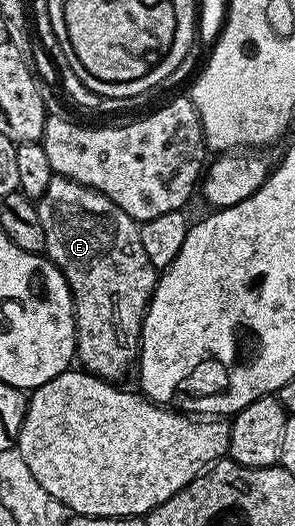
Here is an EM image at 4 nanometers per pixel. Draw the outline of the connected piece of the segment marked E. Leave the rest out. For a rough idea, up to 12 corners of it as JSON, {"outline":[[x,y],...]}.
{"outline":[[54,177],[44,254],[73,294],[76,358],[121,381],[157,288],[140,226]]}

